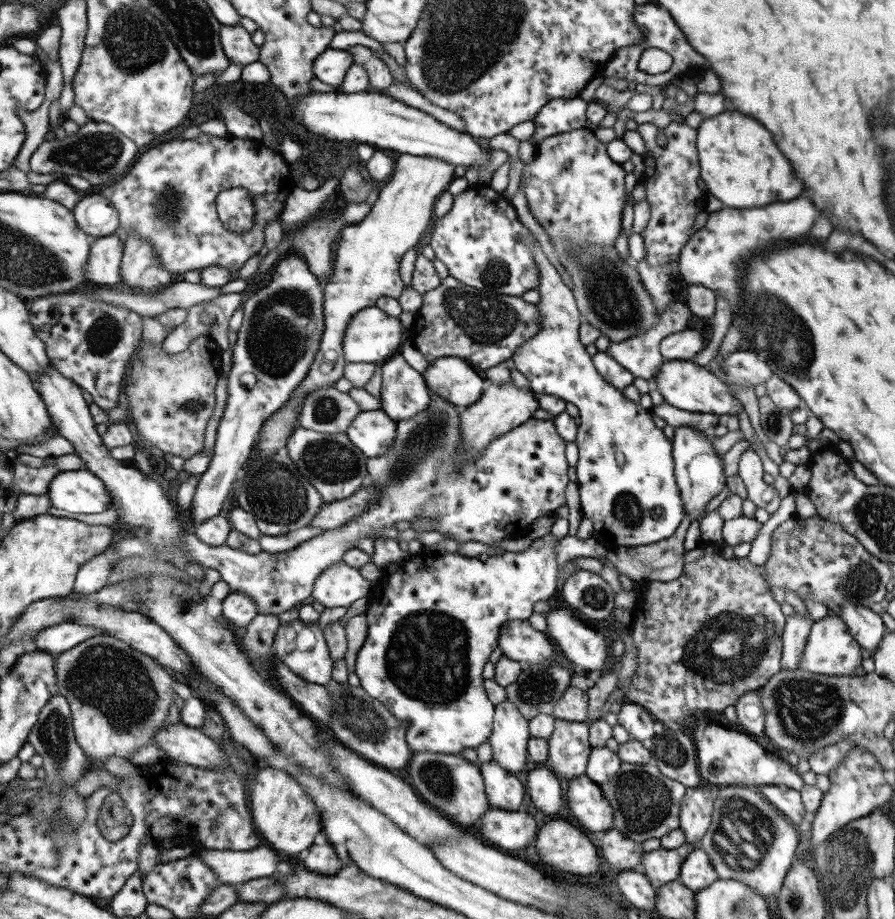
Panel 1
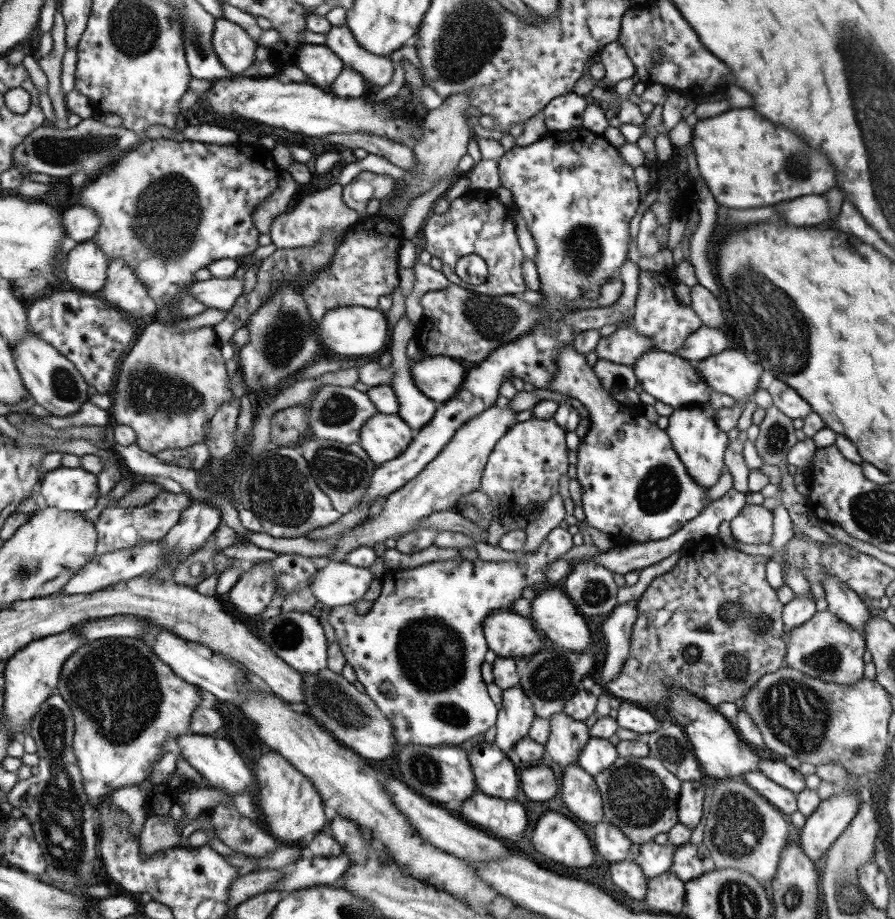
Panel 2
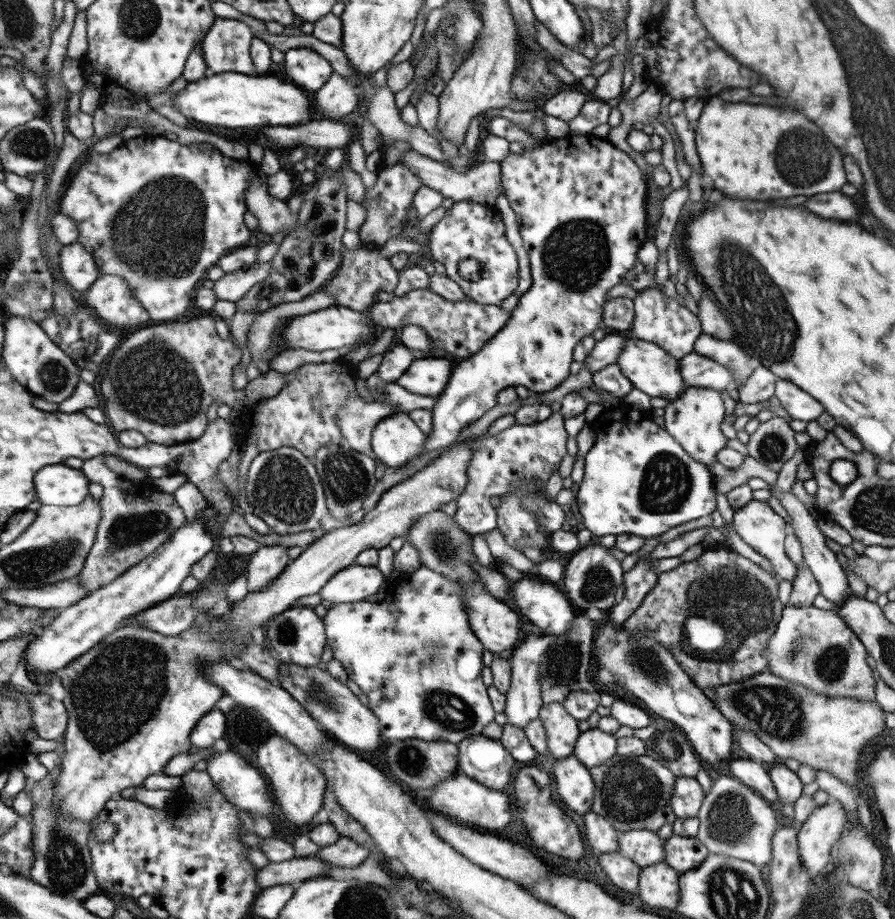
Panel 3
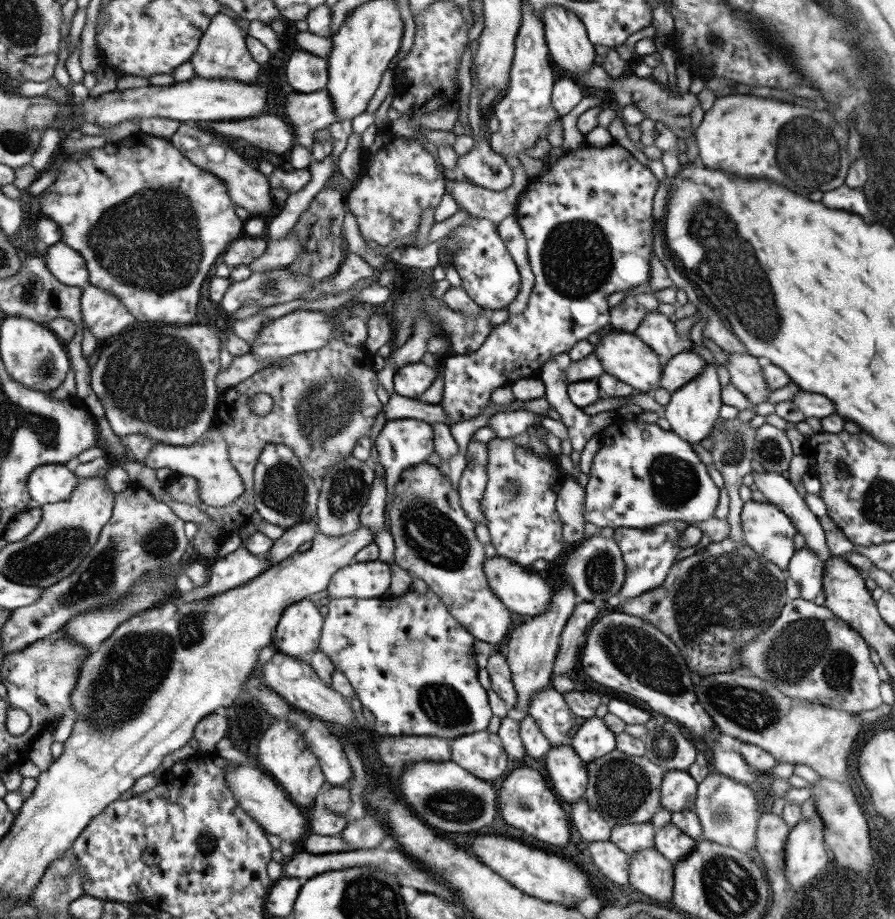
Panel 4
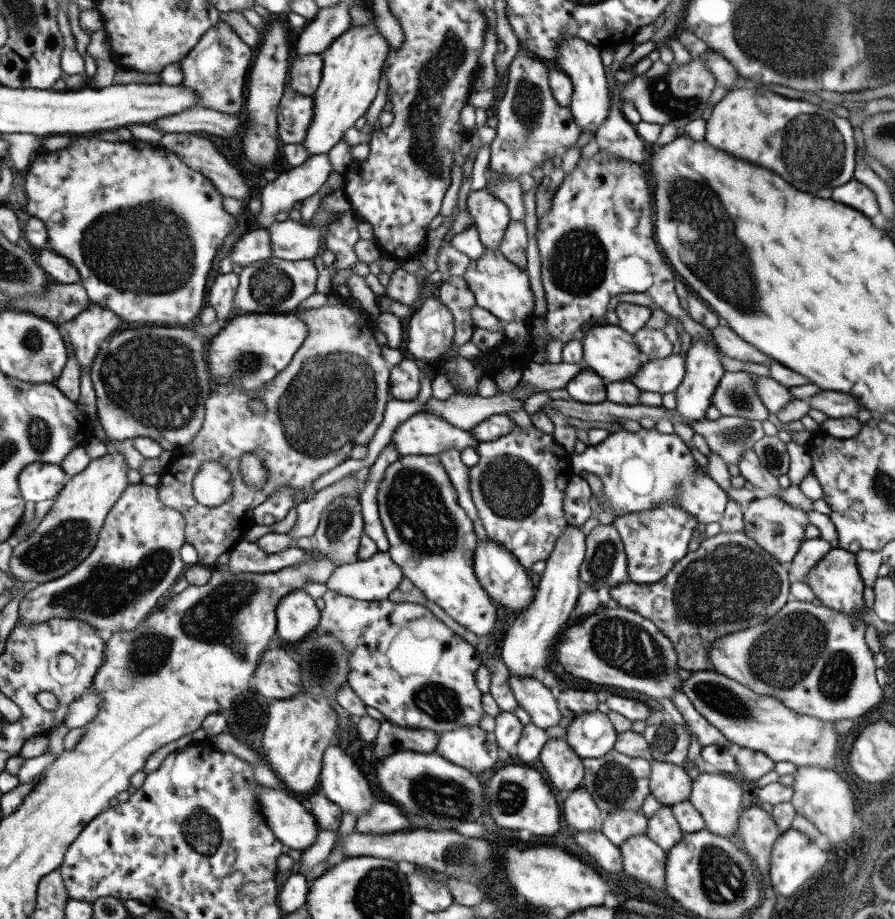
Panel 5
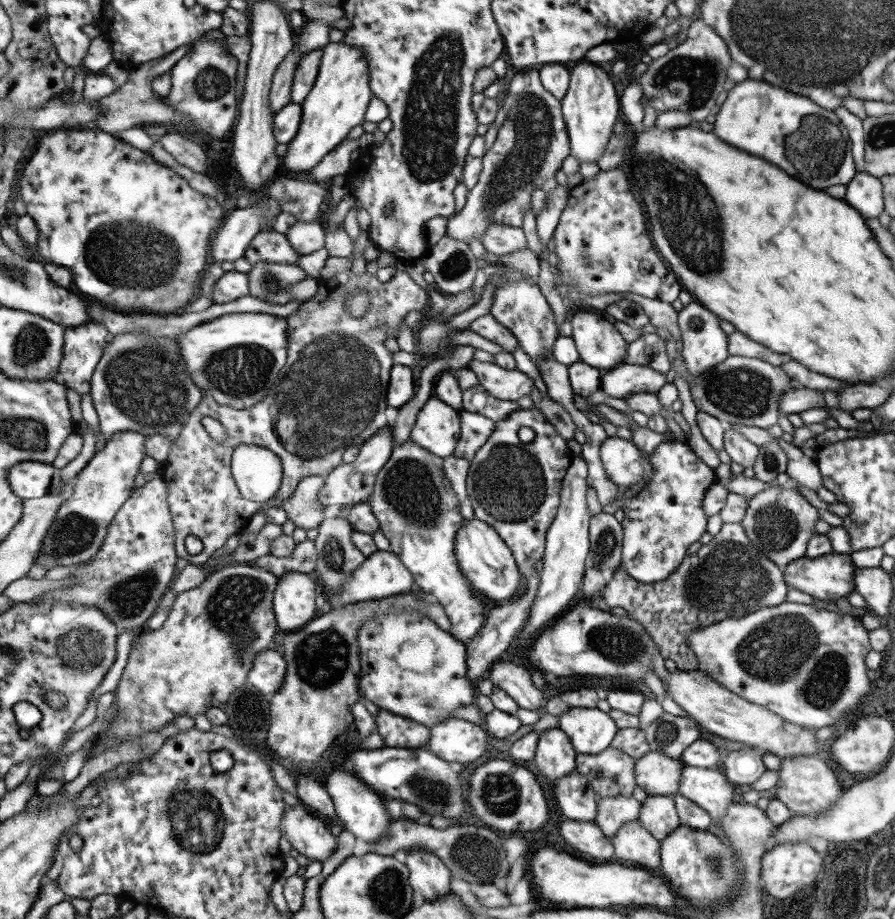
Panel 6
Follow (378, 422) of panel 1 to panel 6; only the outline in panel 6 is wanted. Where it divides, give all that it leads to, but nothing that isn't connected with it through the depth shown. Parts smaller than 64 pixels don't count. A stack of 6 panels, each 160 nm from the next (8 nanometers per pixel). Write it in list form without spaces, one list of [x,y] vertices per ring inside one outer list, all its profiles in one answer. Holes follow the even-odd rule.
[[[430,396],[416,412],[408,440],[441,459],[454,453],[460,433],[459,411]]]

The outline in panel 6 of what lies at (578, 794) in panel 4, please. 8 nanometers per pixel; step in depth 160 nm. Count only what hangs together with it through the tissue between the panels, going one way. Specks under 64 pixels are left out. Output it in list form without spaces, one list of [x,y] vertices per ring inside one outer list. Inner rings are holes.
[[[554,727],[539,733],[533,762],[542,774],[554,781],[573,772],[575,753],[567,735]]]

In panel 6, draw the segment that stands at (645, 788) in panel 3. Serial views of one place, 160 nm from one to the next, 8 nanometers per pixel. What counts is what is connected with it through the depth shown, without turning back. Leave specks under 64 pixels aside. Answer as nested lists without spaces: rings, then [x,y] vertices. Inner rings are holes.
[[[611,746],[597,754],[575,753],[575,768],[601,798],[632,797],[634,759]]]

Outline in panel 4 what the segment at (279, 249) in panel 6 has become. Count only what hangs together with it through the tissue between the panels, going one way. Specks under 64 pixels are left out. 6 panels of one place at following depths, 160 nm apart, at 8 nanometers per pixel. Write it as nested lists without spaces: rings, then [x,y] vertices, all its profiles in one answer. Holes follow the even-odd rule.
[[[260,236],[240,237],[226,246],[226,249],[219,256],[219,260],[223,261],[230,269],[238,264],[247,265],[259,258],[265,247],[265,238]]]

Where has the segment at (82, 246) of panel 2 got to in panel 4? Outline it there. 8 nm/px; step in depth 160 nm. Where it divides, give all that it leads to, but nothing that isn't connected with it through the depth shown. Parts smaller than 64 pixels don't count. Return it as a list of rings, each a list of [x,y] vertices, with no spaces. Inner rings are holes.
[[[63,241],[48,248],[46,265],[63,284],[81,288],[90,285],[90,272],[86,260]]]

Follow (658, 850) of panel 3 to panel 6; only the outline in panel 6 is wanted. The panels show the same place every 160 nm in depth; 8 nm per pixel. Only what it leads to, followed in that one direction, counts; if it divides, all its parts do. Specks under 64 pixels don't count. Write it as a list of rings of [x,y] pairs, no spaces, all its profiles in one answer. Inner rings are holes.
[[[597,796],[596,800],[596,813],[593,821],[609,839],[622,824],[638,818],[640,803],[632,797],[601,798]]]

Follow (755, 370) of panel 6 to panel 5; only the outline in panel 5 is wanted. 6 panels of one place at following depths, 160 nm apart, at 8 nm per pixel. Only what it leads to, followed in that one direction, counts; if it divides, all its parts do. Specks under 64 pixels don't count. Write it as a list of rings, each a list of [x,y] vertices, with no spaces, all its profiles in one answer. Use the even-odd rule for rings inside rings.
[[[724,371],[711,395],[710,406],[714,406],[720,416],[739,416],[759,422],[765,420],[768,413],[756,393],[752,374],[746,371]]]

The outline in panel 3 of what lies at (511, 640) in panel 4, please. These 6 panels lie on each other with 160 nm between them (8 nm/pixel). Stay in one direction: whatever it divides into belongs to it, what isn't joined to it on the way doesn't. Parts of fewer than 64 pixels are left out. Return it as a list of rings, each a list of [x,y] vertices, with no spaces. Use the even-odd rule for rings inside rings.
[[[541,633],[528,634],[521,638],[508,655],[510,662],[510,688],[504,694],[504,714],[507,717],[505,725],[513,725],[522,729],[528,722],[538,718],[538,710],[542,704],[539,684],[539,662],[547,654],[552,643],[552,637]]]

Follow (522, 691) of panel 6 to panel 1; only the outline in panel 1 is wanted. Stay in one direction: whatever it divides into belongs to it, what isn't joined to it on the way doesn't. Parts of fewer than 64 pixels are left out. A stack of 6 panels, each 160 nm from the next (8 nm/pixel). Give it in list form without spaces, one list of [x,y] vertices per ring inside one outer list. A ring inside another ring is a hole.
[[[554,719],[553,730],[546,738],[548,751],[545,766],[566,780],[583,775],[591,746],[587,722]]]

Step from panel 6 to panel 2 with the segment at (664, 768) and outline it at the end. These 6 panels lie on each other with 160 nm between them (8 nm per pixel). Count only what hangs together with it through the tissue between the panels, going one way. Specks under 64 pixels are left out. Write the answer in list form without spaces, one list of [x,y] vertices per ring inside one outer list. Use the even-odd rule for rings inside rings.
[[[680,781],[679,798],[676,802],[676,815],[679,823],[694,830],[701,820],[704,788],[699,781]]]

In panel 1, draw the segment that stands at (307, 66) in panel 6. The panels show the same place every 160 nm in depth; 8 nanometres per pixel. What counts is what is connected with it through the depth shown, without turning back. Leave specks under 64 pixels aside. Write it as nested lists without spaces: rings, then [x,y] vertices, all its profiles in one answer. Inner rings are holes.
[[[327,48],[313,62],[313,77],[323,84],[339,88],[345,72],[352,66],[351,54]]]

